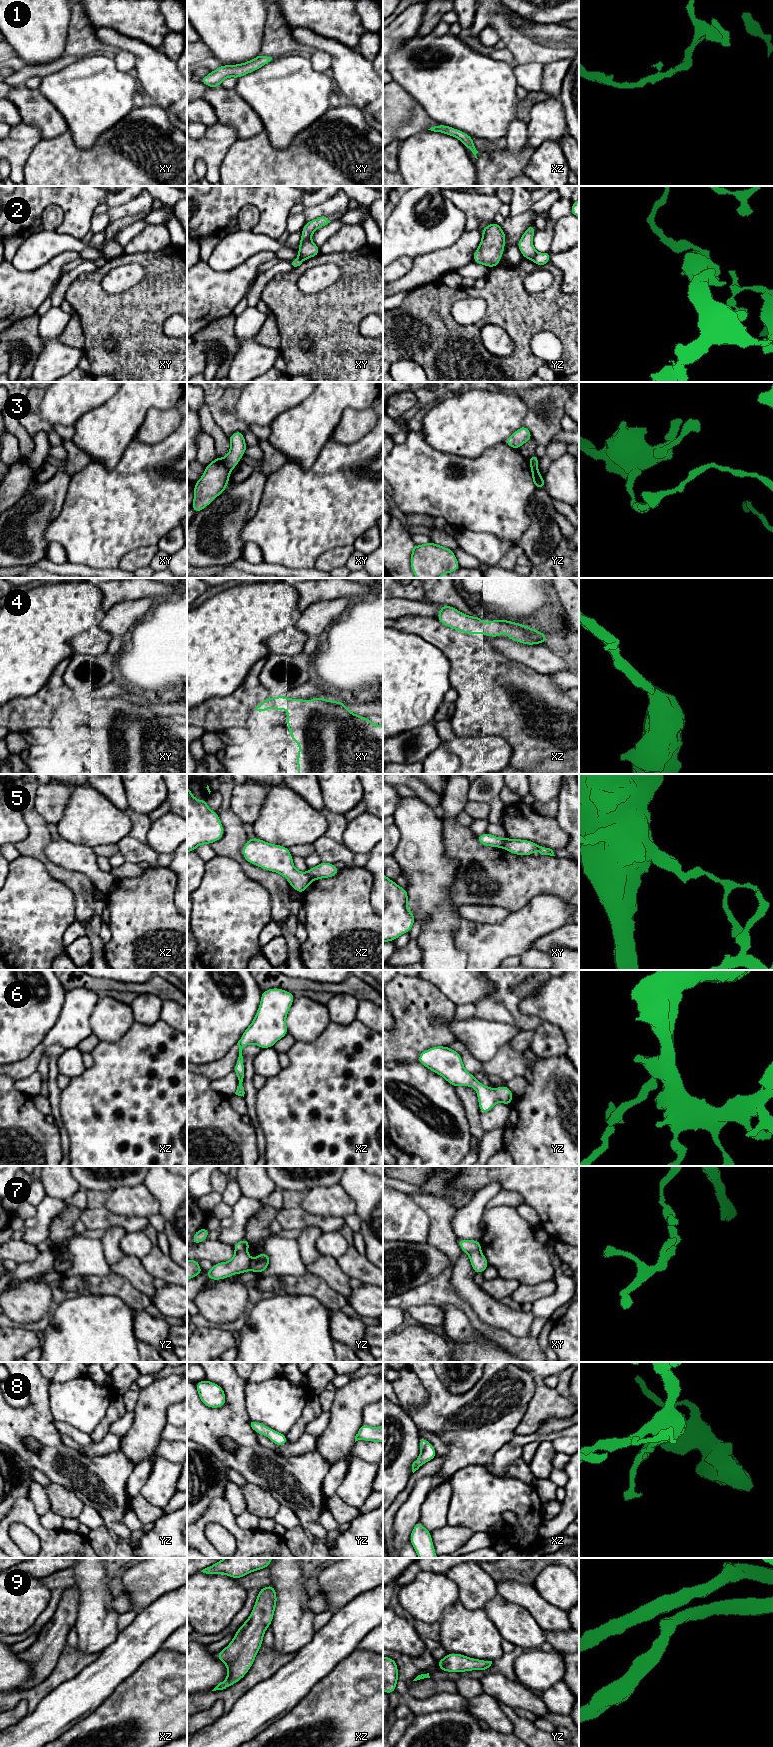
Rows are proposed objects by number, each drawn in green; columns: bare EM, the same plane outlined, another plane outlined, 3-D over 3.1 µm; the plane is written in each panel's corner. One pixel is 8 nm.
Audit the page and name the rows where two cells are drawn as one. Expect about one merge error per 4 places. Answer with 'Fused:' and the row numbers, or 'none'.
Fused: 2, 3, 5, 7

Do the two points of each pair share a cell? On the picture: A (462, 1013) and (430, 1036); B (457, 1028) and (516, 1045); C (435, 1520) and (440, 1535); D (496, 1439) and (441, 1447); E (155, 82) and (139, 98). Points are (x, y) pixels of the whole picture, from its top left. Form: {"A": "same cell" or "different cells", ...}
{"A": "different cells", "B": "different cells", "C": "different cells", "D": "different cells", "E": "different cells"}

